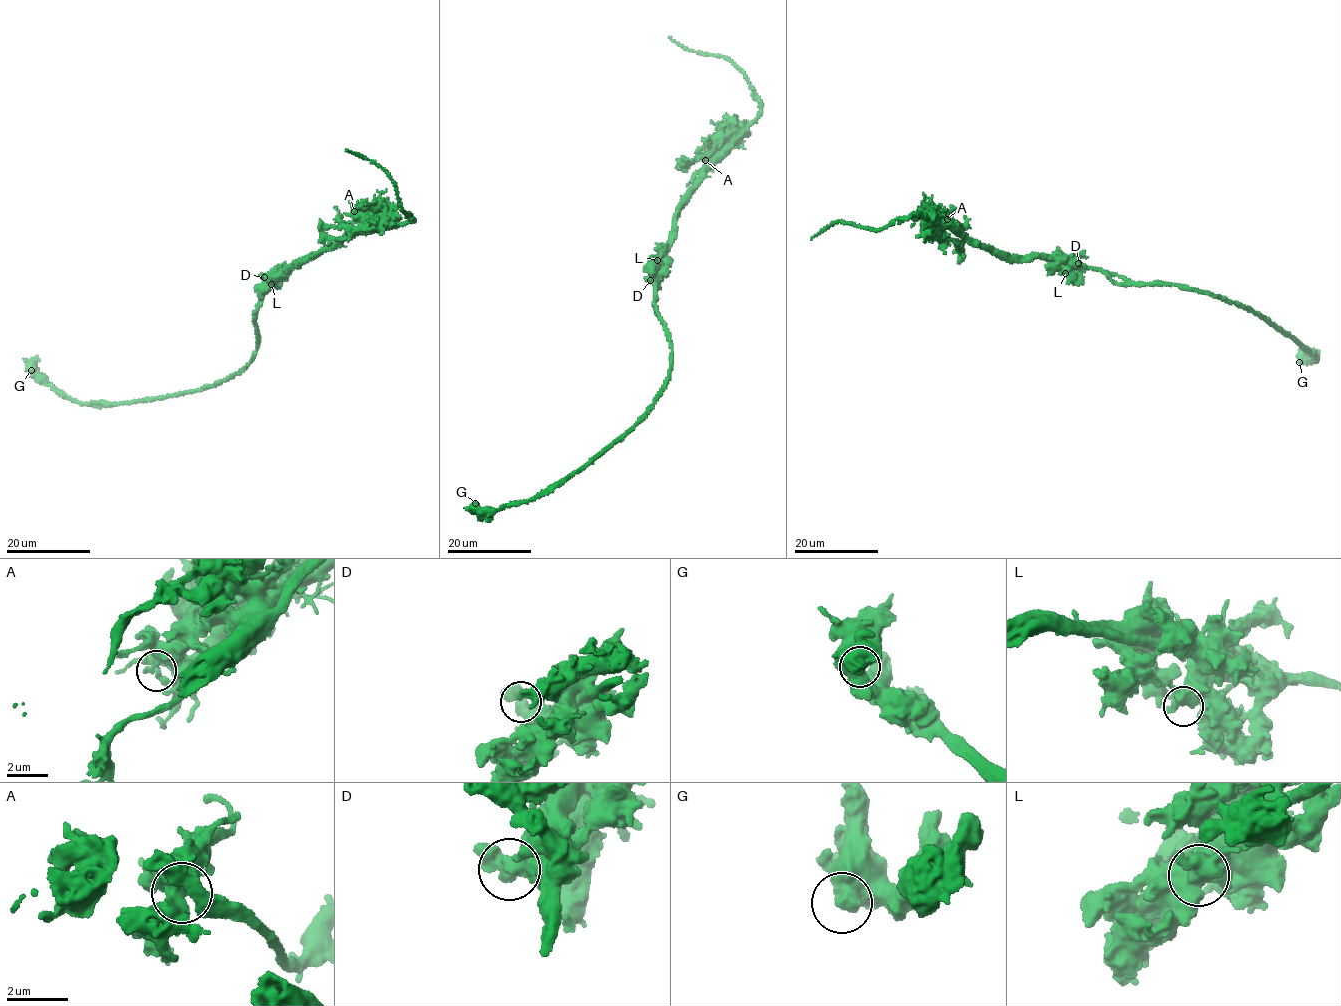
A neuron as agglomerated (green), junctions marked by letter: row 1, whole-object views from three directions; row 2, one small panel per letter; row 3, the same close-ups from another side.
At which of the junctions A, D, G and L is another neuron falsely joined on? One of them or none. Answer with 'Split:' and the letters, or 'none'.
Split: A

